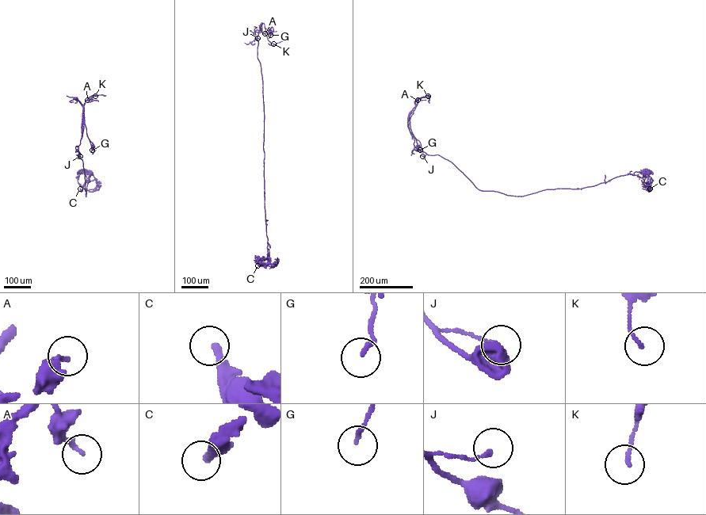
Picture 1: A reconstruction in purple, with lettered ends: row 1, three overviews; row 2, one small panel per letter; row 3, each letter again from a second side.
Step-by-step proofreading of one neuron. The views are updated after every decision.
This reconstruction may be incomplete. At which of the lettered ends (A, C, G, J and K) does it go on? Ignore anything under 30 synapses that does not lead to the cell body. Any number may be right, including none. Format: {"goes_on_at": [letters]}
{"goes_on_at": []}

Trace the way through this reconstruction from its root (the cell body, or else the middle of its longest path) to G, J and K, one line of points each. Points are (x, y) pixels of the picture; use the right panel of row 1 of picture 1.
G: (649, 191), (630, 173), (521, 196), (480, 190), (422, 150), (410, 124), (416, 104), (407, 123), (420, 150)
J: (649, 191), (650, 184), (628, 173), (580, 188), (509, 196), (478, 189), (438, 154), (422, 156)
K: (649, 191), (630, 173), (521, 196), (480, 190), (451, 162), (423, 151), (413, 134), (410, 117), (428, 96)

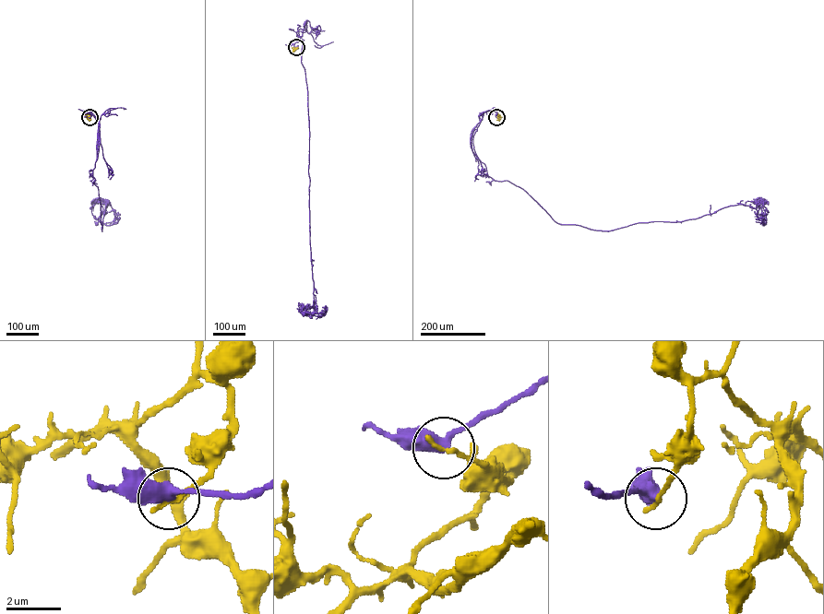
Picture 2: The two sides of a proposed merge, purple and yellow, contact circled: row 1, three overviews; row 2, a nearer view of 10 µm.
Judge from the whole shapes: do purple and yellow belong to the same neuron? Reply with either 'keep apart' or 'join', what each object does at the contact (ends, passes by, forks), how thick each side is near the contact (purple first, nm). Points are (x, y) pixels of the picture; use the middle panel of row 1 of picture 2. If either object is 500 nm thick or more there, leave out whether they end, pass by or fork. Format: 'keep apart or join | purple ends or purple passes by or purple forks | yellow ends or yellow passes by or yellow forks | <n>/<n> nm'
keep apart | purple passes by | yellow ends | 400/180 nm

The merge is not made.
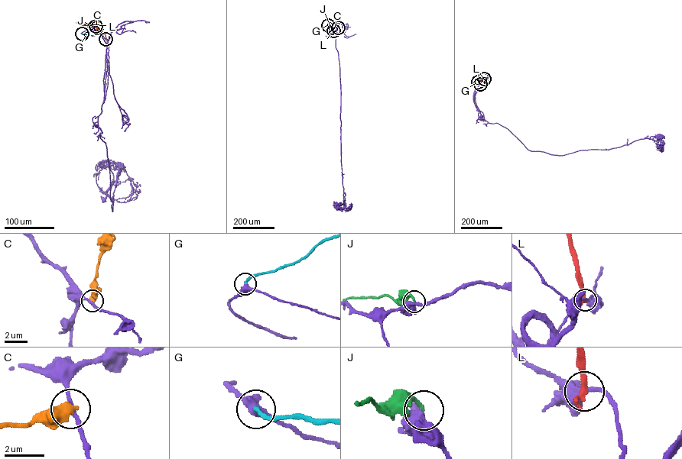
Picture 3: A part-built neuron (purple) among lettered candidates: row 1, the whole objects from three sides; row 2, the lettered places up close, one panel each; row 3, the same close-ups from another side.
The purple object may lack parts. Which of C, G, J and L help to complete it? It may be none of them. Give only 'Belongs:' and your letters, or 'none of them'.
Belongs: G

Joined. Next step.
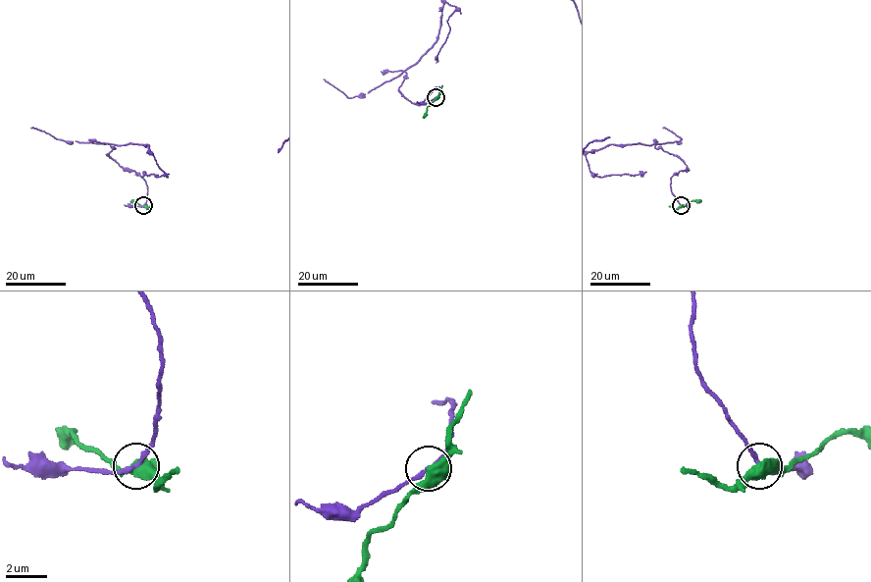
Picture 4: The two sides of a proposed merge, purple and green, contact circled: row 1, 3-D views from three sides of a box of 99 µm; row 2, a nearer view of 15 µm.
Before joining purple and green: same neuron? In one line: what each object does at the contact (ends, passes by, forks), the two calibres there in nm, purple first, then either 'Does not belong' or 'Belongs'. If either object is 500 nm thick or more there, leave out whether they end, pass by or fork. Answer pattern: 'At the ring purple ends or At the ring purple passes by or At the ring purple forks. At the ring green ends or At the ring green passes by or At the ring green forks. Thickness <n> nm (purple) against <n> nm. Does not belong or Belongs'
Thickness 200 nm (purple) against 550 nm. Does not belong

